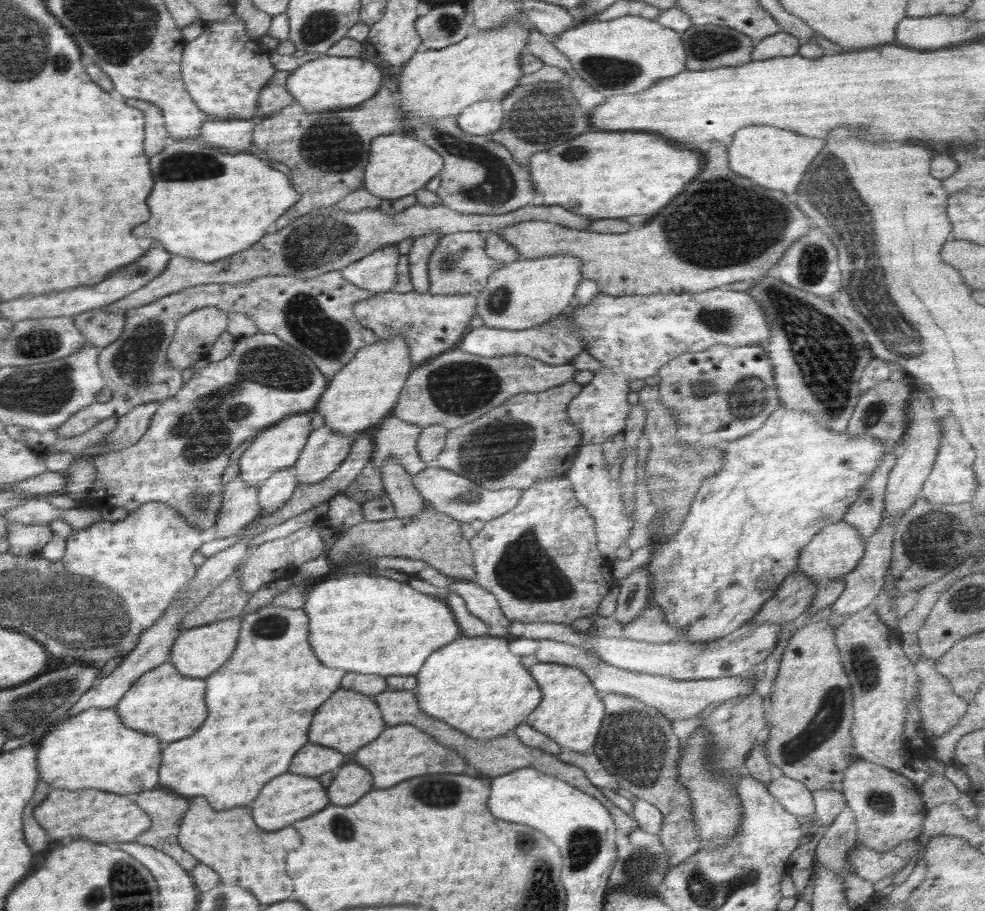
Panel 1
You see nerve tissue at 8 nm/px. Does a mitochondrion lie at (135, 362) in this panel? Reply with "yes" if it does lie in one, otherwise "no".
yes

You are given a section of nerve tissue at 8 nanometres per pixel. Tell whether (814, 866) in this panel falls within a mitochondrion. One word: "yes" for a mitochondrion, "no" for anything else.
no

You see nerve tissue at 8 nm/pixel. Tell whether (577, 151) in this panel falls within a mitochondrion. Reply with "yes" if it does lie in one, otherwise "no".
yes

